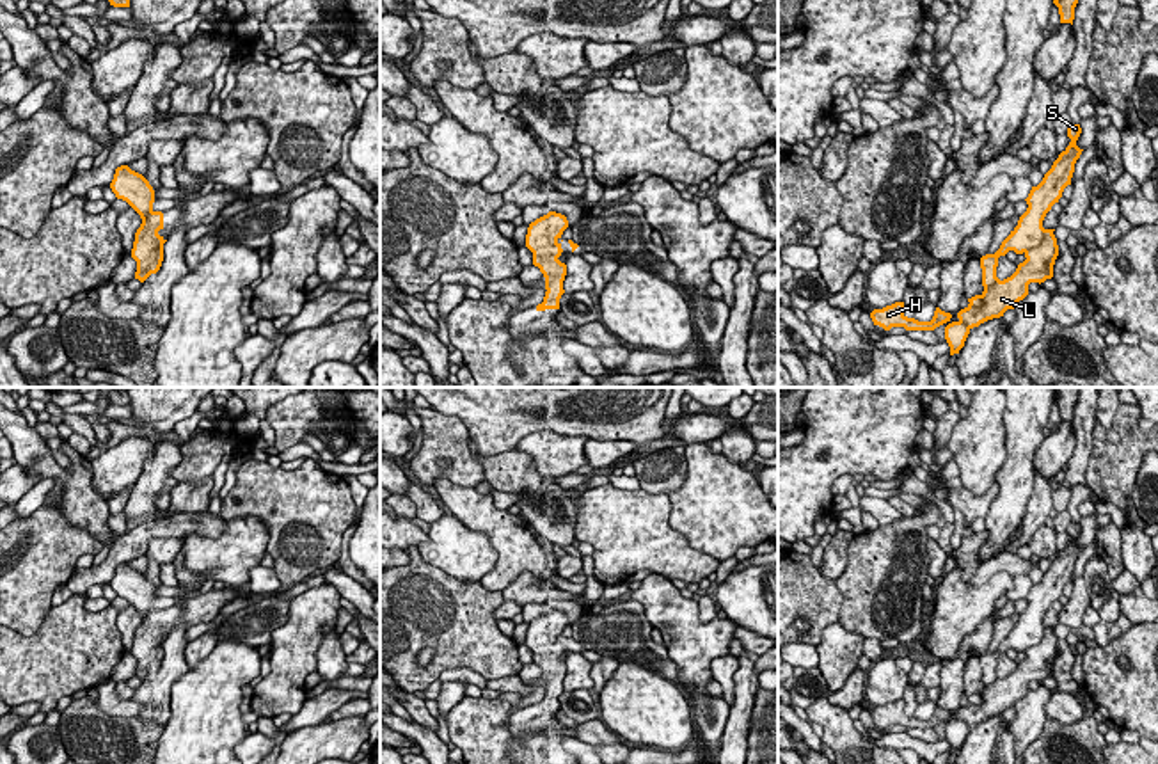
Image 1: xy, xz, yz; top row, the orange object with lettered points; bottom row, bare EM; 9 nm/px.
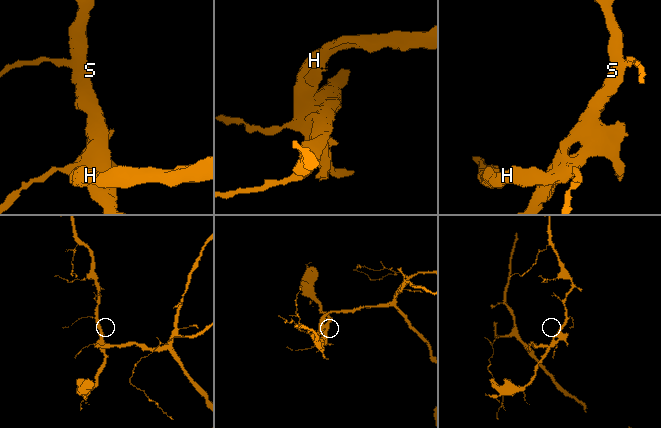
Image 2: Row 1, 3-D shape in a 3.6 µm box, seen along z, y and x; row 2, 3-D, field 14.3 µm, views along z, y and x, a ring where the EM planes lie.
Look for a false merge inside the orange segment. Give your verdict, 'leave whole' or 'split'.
split

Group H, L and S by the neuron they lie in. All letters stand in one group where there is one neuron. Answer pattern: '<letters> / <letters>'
H L / S

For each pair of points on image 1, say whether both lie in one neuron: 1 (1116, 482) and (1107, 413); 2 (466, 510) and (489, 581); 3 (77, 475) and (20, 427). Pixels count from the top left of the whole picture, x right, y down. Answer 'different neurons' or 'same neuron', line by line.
1: different neurons
2: same neuron
3: same neuron

